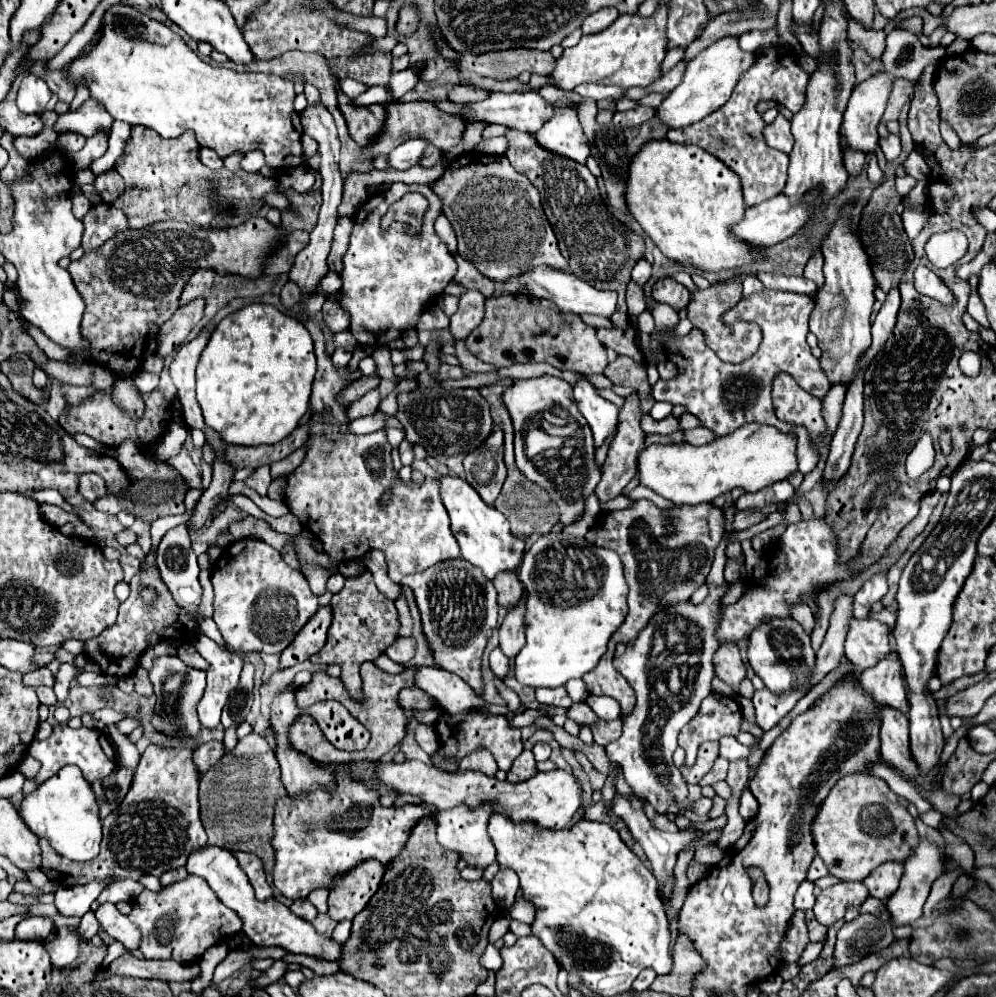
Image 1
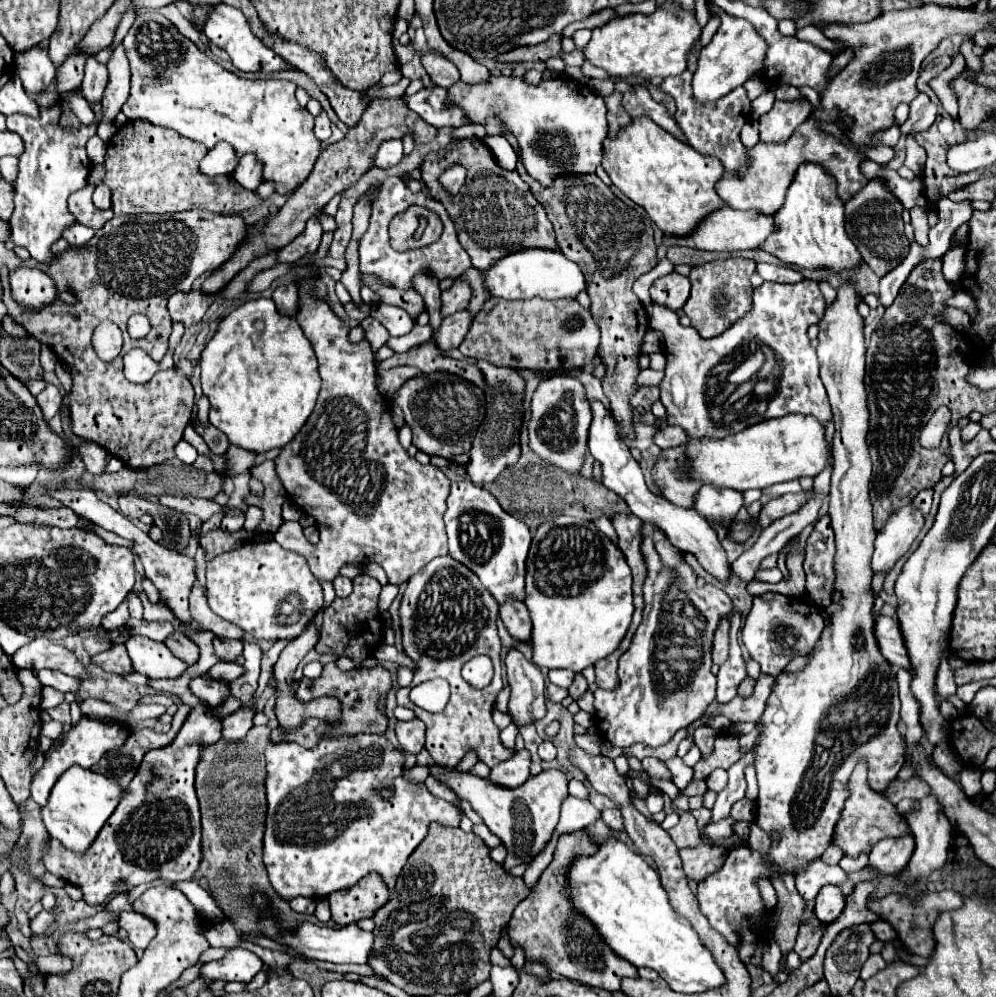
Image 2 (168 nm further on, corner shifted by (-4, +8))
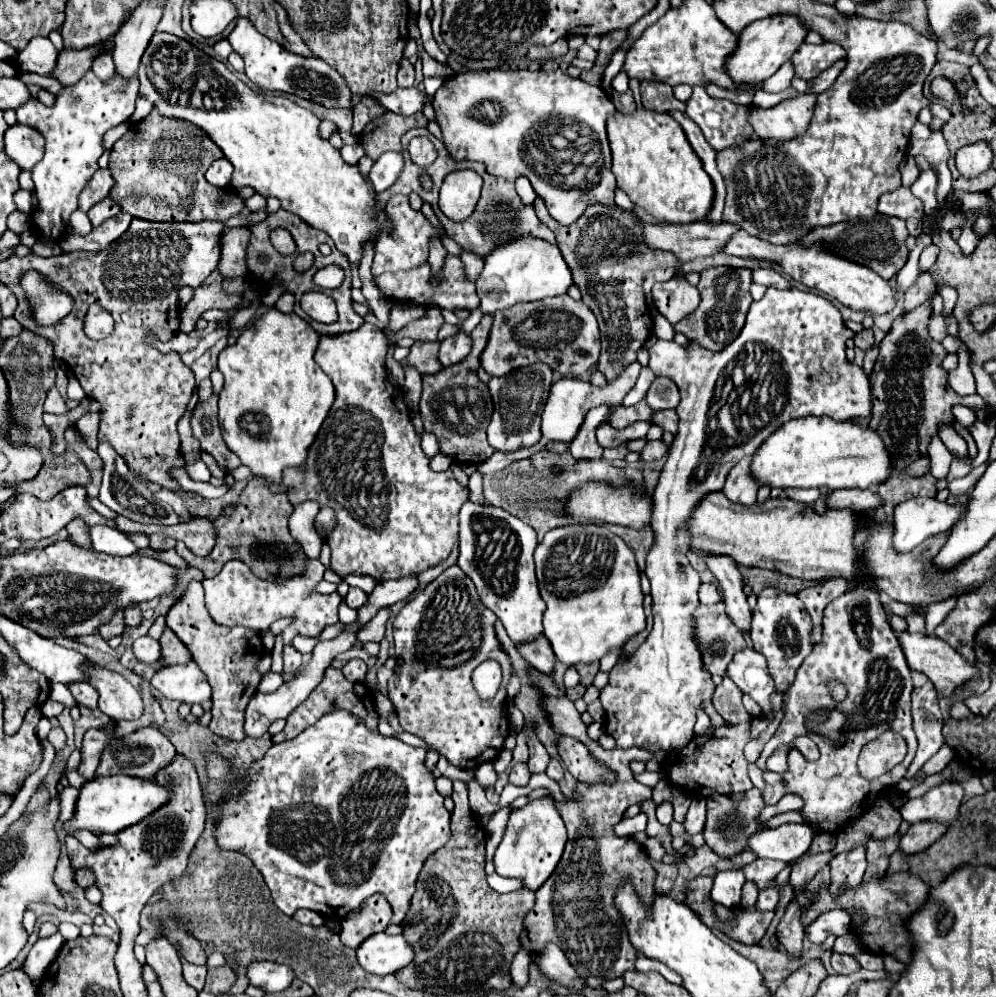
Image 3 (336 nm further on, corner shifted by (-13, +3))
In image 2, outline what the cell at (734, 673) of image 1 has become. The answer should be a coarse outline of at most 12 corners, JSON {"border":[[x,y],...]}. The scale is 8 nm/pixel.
{"border":[[721,620],[713,640],[713,664],[729,656],[729,620]]}

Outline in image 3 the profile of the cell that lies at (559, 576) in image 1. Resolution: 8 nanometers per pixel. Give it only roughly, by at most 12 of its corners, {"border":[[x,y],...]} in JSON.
{"border":[[604,525],[534,551],[544,635],[592,663],[644,631],[634,551]]}

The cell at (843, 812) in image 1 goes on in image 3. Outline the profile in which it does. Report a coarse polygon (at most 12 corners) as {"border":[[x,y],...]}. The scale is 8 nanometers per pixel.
{"border":[[898,733],[864,745],[858,769],[866,779],[888,773],[906,757]]}

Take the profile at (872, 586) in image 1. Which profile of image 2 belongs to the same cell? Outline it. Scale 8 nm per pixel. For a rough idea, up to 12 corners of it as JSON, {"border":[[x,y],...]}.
{"border":[[911,504],[877,532],[873,574],[889,574],[923,528]]}

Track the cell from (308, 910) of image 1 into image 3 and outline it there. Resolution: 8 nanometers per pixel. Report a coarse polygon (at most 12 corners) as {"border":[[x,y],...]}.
{"border":[[300,909],[294,919],[312,927],[322,927],[324,917],[316,911]]}

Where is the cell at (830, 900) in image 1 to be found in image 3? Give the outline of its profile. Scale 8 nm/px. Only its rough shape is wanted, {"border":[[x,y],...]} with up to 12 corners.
{"border":[[842,909],[820,915],[806,927],[812,943],[828,935],[846,935],[850,917]]}

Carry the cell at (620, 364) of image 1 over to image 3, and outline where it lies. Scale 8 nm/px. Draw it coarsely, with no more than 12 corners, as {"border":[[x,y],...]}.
{"border":[[674,409],[658,411],[656,423],[676,435],[678,417]]}

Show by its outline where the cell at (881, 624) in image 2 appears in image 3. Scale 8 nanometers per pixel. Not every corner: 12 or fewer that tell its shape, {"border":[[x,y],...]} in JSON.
{"border":[[904,631],[900,645],[910,669],[938,693],[980,675],[974,663],[938,637]]}

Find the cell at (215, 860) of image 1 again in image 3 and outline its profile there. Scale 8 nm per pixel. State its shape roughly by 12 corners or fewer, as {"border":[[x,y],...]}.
{"border":[[376,933],[356,949],[360,965],[392,975],[414,959],[404,935]]}

